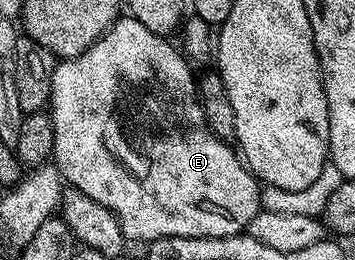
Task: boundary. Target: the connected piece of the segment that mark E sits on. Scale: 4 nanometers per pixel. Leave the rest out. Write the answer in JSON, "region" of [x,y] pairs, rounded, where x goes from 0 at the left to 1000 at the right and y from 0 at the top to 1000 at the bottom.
{"region":[[[338,62],[248,192],[228,200],[228,215],[175,227],[149,277],[138,435],[149,462],[152,635],[197,712],[239,738],[239,754],[273,769],[273,785],[296,785],[296,800],[330,831],[349,919],[369,927],[372,915],[380,931],[423,938],[439,915],[659,915],[682,904],[713,831],[732,815],[735,704],[696,650],[696,627],[682,604],[583,488],[572,400],[555,358],[555,300],[546,281],[538,288],[538,269],[541,242],[518,219],[496,165],[490,177],[462,135],[420,123],[420,108],[408,108],[408,92],[383,69]]]}

